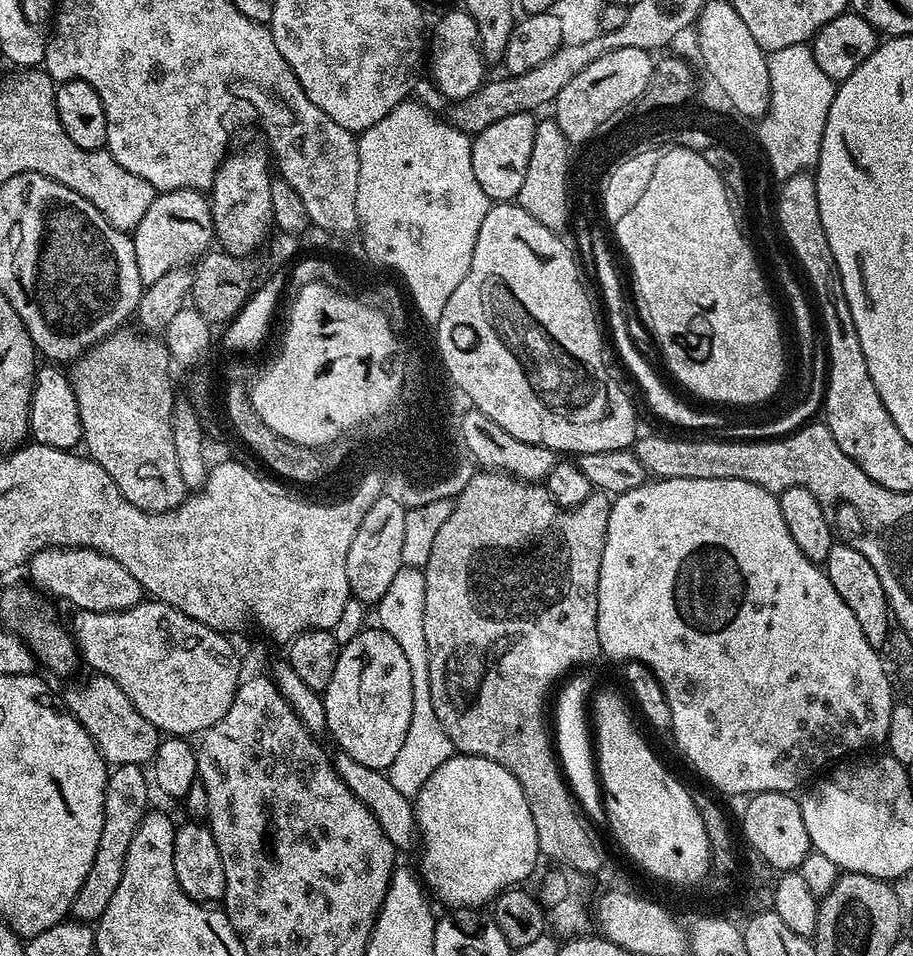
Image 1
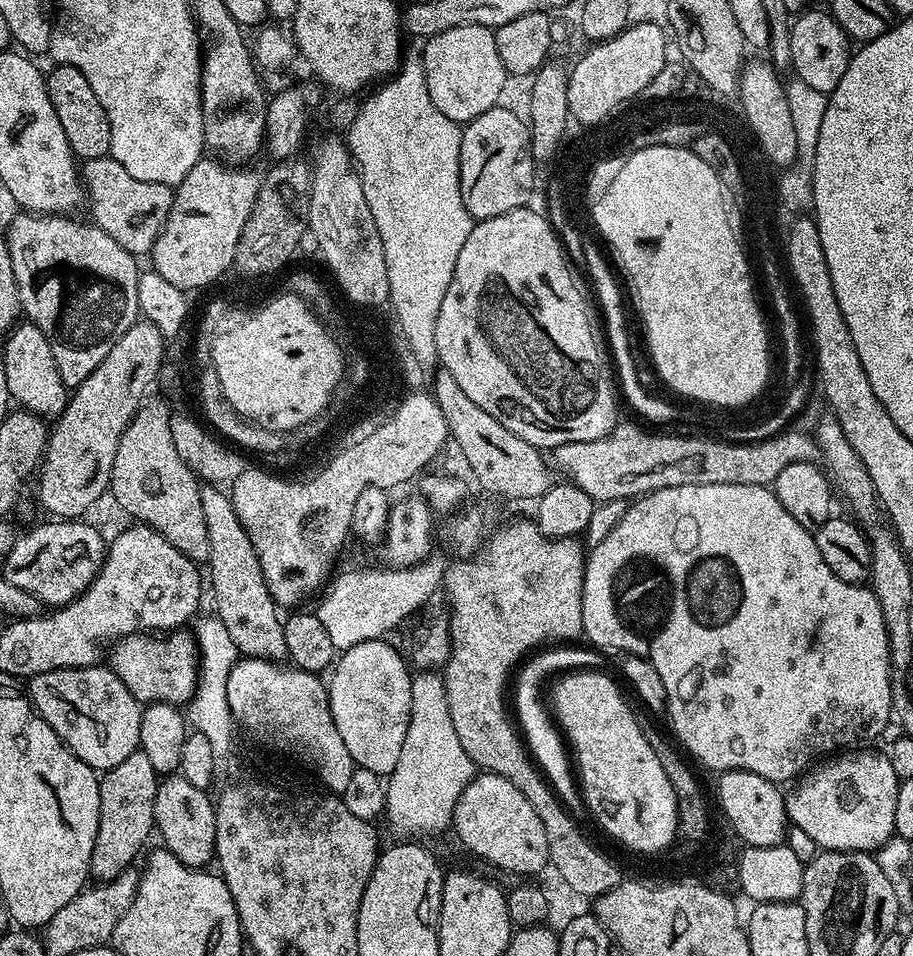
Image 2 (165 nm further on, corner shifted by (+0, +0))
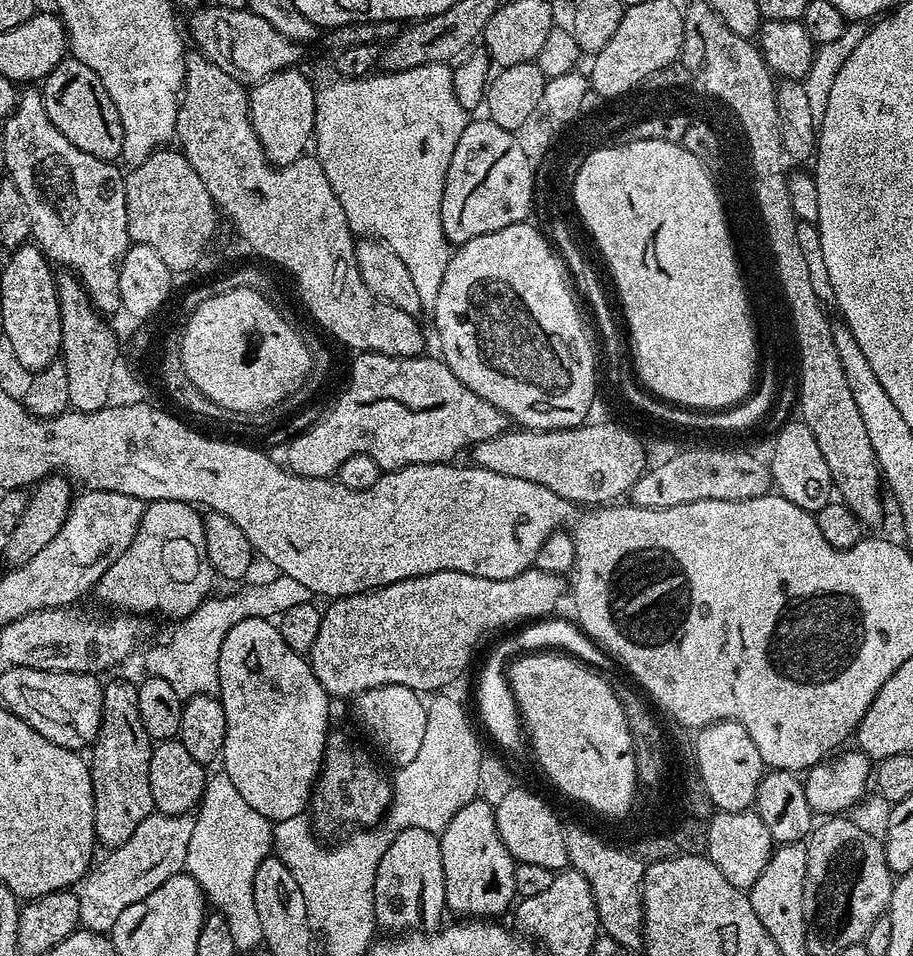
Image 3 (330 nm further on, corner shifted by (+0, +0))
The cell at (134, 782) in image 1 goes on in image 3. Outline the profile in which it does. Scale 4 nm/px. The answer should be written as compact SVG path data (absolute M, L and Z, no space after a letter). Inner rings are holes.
M128 680L104 684L100 735L90 748L96 838L108 850L122 846L122 842L126 842L140 823L154 812L150 794L150 758L154 742L146 734L146 726L142 726L136 690L137 685Z

